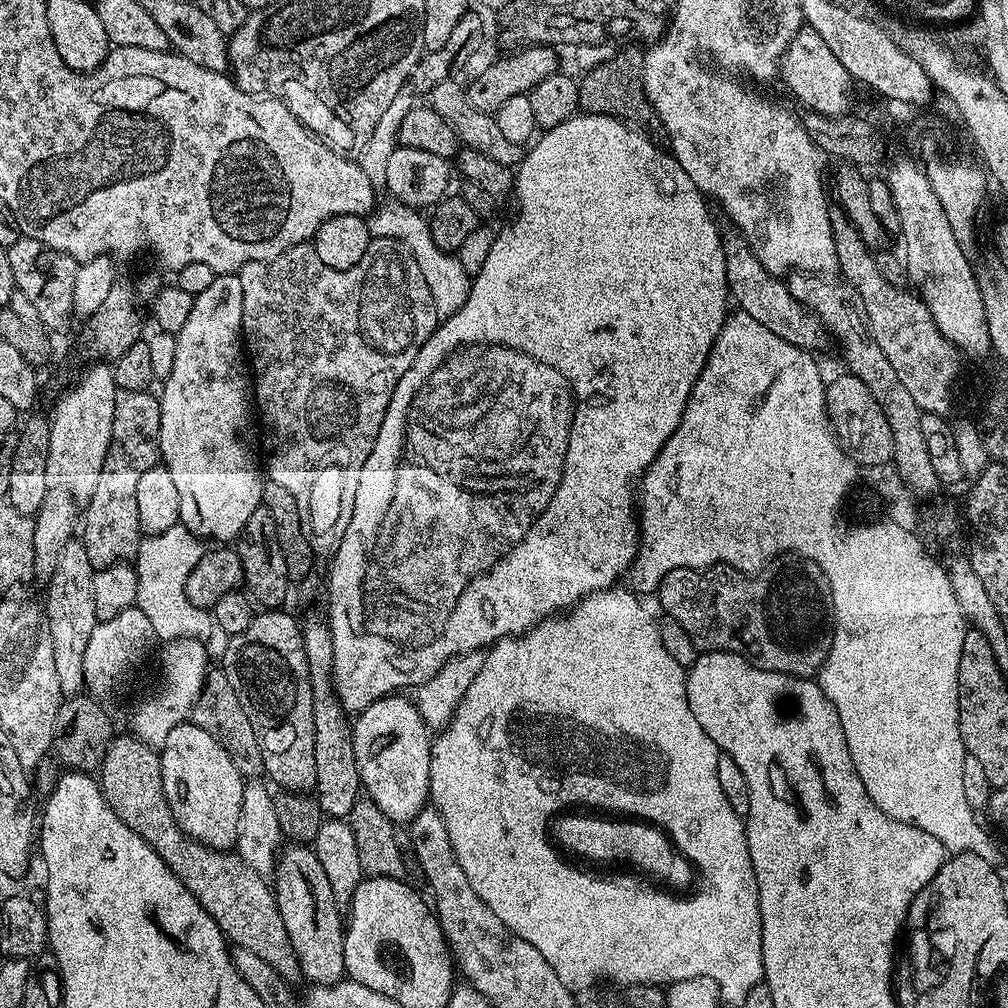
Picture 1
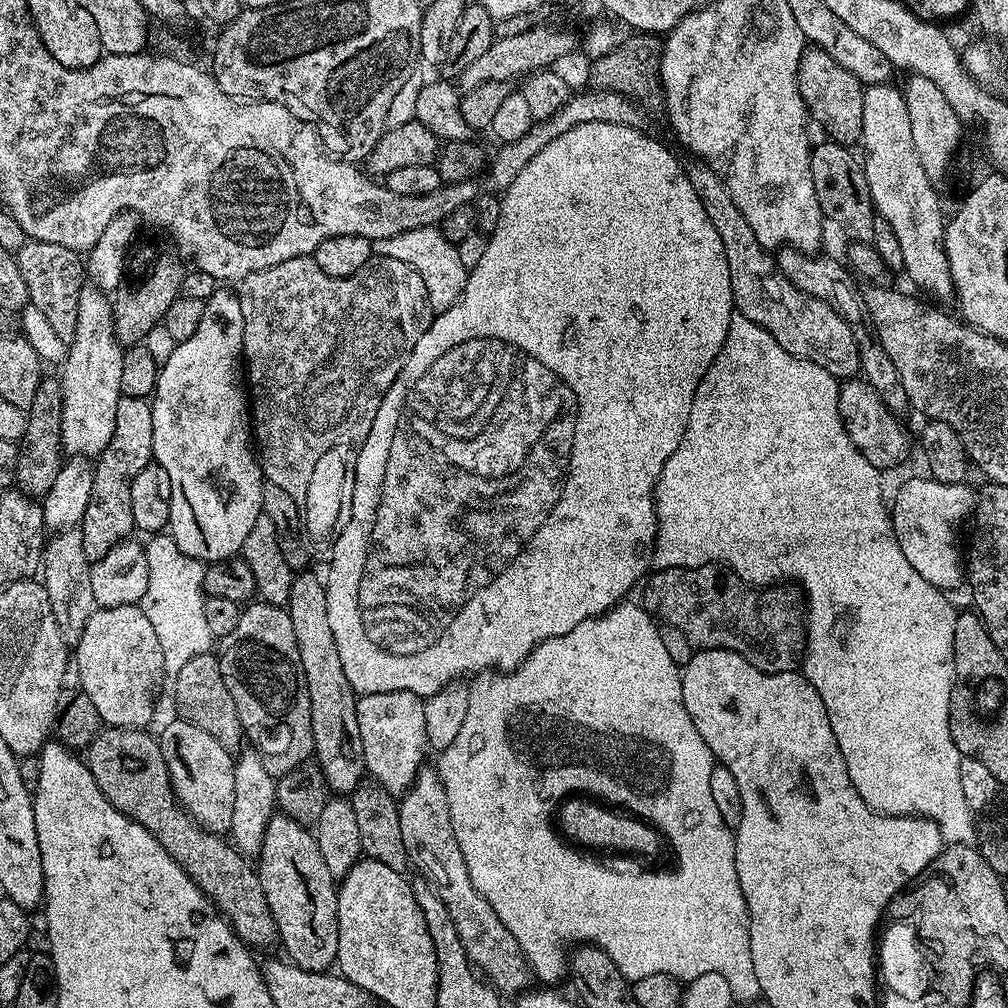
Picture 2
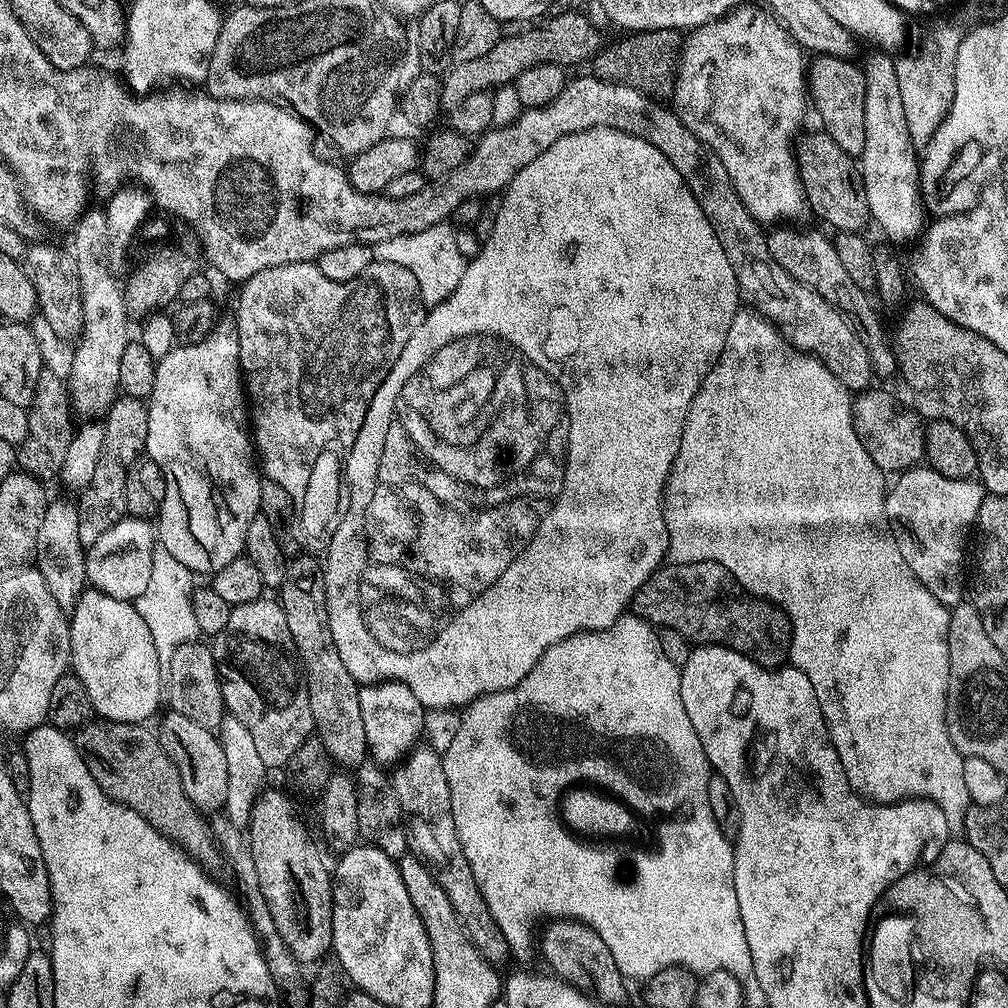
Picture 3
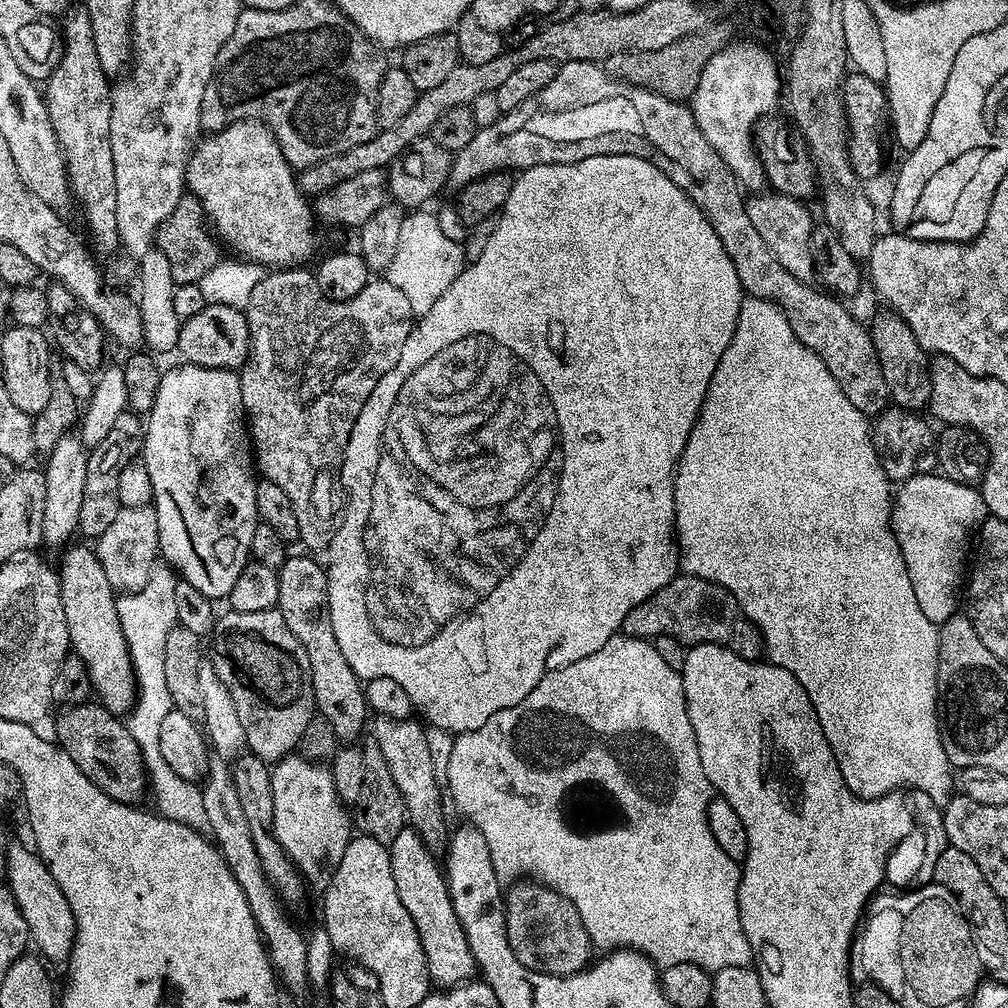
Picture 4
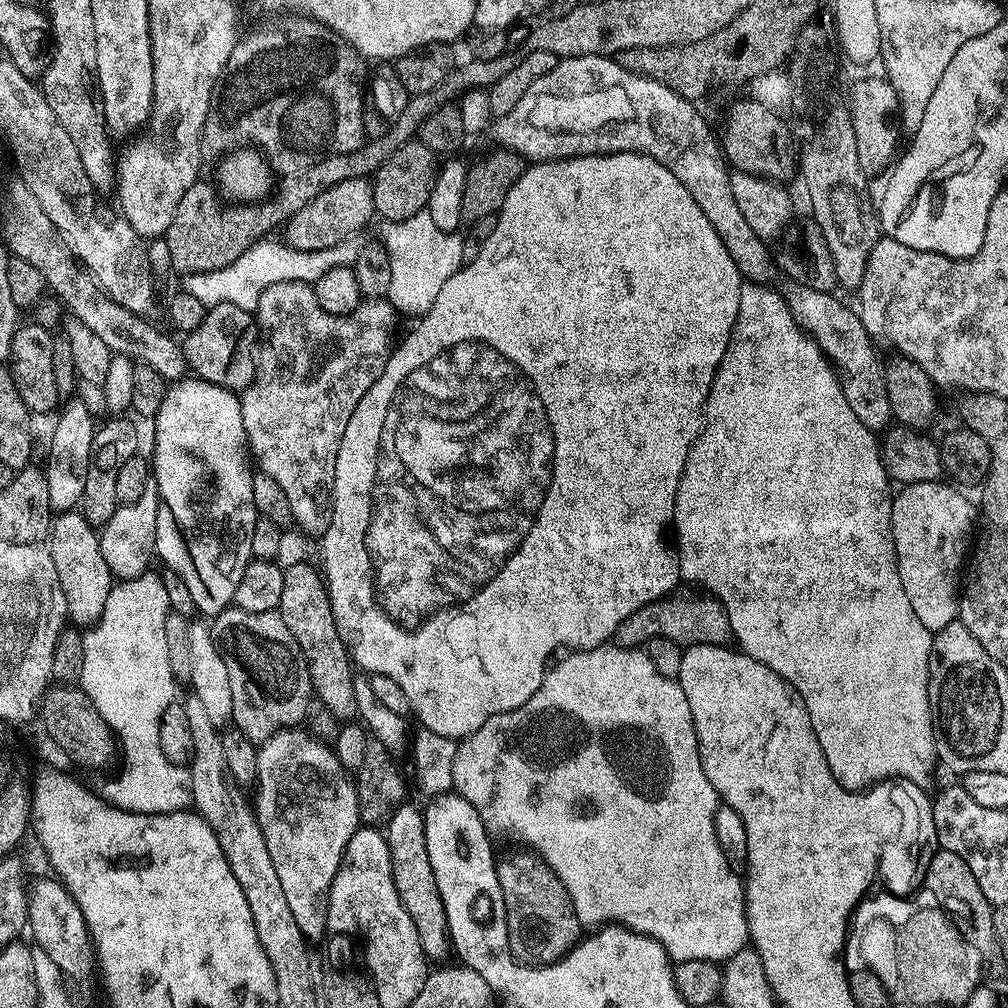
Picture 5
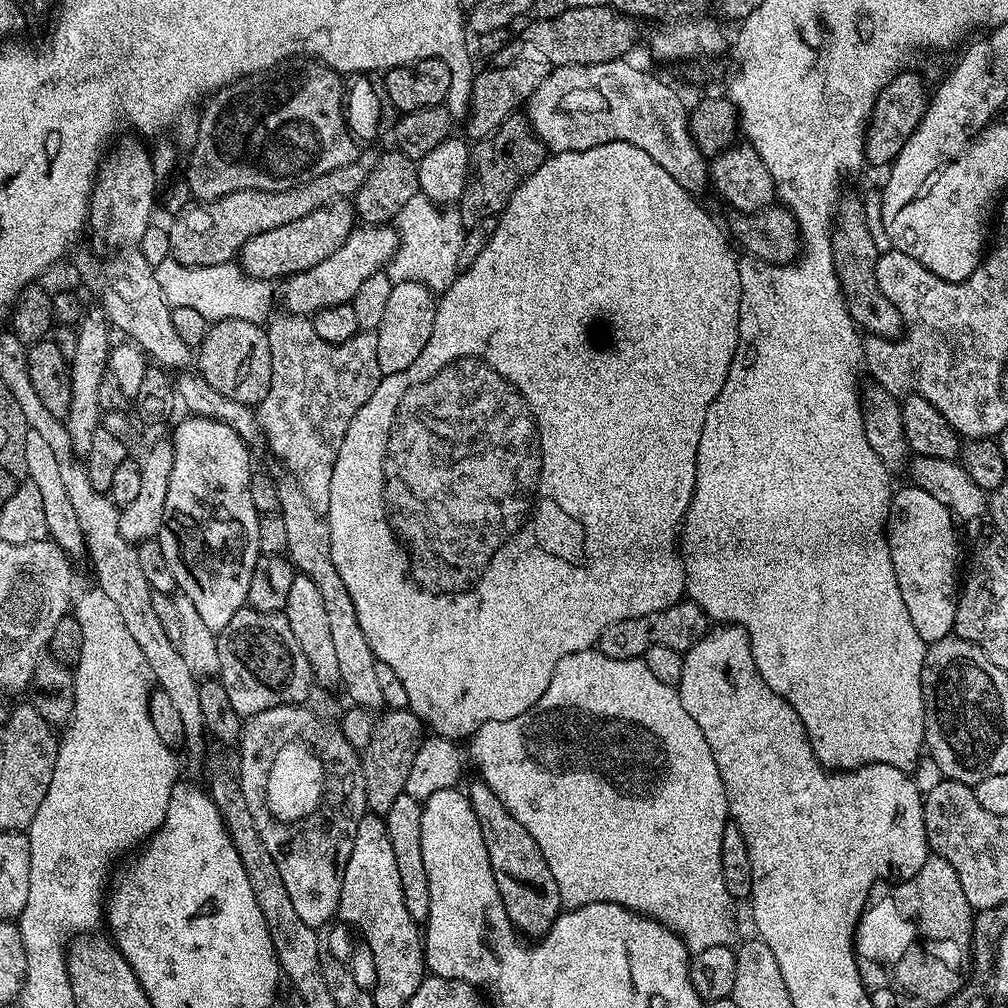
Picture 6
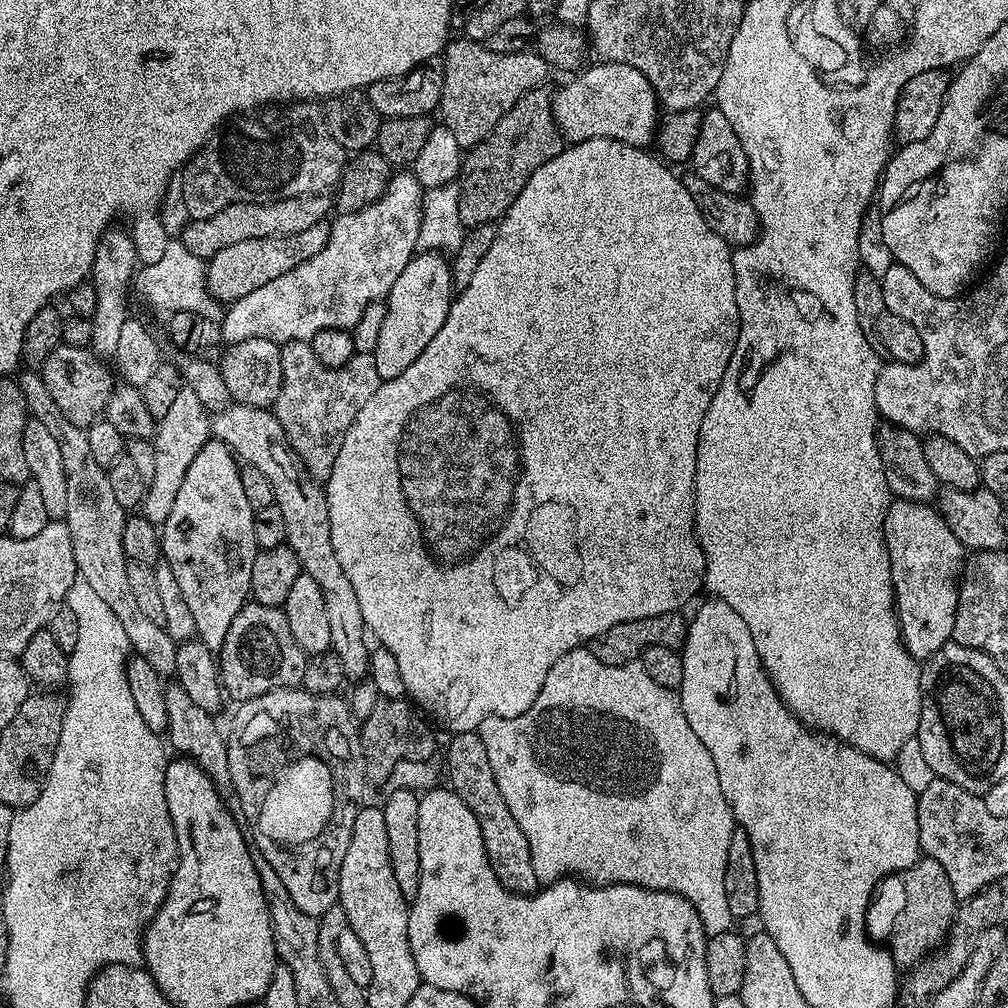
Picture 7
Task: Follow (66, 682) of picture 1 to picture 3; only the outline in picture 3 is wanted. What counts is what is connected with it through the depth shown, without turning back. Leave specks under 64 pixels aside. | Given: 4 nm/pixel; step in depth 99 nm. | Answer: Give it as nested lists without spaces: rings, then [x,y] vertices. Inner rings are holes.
[[[49,499],[46,515],[42,517],[42,526],[38,530],[38,542],[34,557],[36,571],[42,574],[42,578],[46,578],[46,586],[49,587],[50,594],[54,594],[54,600],[58,602],[58,606],[65,610],[74,608],[88,584],[86,562],[84,561],[86,549],[82,546],[82,542],[78,542],[76,505],[75,499]]]

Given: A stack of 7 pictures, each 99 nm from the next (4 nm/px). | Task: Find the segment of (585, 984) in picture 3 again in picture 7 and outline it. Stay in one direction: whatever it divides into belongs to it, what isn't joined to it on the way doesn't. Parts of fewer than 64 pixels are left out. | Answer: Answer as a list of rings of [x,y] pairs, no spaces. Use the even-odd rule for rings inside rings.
[[[457,732],[451,737],[448,753],[444,756],[446,768],[446,784],[462,802],[466,802],[470,814],[478,822],[478,830],[482,830],[482,838],[486,846],[486,858],[498,878],[498,882],[507,892],[531,894],[541,887],[541,880],[536,876],[534,862],[530,854],[530,842],[526,842],[526,834],[522,834],[522,826],[514,822],[514,814],[510,814],[510,806],[506,806],[506,798],[502,798],[502,790],[498,790],[498,781],[494,779],[494,770],[490,766],[490,758],[486,755],[486,745],[480,735],[473,732]]]

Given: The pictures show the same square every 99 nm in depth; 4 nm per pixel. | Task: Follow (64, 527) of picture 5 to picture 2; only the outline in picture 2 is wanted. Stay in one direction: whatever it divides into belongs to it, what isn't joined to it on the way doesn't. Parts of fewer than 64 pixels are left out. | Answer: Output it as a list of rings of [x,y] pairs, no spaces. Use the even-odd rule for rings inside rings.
[[[139,605],[95,609],[74,646],[74,670],[78,672],[79,687],[94,703],[105,725],[139,729],[148,726],[166,673],[158,634]]]

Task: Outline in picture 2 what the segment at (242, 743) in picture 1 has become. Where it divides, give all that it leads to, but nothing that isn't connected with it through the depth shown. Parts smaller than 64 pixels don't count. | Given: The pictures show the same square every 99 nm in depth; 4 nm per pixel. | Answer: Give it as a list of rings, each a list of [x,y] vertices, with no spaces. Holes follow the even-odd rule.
[[[212,652],[198,654],[190,658],[190,662],[176,669],[174,679],[176,679],[176,708],[180,711],[177,712],[179,719],[189,720],[194,726],[206,730],[206,734],[217,736],[225,748],[239,749],[245,739],[244,728],[240,724],[234,698],[230,698],[230,690],[226,690],[219,659]]]

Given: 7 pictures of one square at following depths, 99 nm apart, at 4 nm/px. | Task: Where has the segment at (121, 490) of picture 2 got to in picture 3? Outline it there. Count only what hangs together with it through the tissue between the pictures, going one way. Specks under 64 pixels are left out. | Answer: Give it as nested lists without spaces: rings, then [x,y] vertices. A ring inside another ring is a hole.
[[[117,395],[109,406],[106,419],[105,441],[102,442],[102,452],[99,455],[98,466],[91,476],[90,482],[83,485],[81,496],[78,496],[78,542],[87,550],[110,530],[118,521],[125,519],[126,506],[126,474],[130,474],[130,466],[135,460],[141,459],[146,449],[146,434],[148,433],[147,403],[133,396]]]

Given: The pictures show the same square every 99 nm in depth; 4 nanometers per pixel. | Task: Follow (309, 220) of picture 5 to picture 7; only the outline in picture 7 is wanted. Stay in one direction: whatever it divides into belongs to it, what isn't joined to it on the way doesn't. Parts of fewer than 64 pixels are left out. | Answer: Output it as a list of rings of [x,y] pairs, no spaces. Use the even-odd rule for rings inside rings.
[[[321,222],[310,226],[310,230],[302,230],[302,234],[246,238],[242,242],[234,242],[234,246],[226,246],[226,250],[218,250],[218,254],[214,254],[206,264],[208,293],[221,302],[246,298],[246,294],[258,290],[258,286],[266,286],[266,282],[282,278],[282,274],[302,266],[302,262],[310,262],[310,258],[314,258],[314,254],[326,246],[328,230],[329,225]]]

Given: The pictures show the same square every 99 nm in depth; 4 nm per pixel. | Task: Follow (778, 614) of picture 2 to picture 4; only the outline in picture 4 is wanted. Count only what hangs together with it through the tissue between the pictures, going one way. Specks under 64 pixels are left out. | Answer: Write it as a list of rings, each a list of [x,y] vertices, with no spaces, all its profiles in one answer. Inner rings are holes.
[[[677,574],[662,590],[650,594],[646,602],[638,602],[624,619],[623,635],[652,640],[669,636],[685,646],[693,644],[721,644],[747,660],[760,660],[762,641],[755,624],[746,618],[731,592],[721,584],[697,576]]]

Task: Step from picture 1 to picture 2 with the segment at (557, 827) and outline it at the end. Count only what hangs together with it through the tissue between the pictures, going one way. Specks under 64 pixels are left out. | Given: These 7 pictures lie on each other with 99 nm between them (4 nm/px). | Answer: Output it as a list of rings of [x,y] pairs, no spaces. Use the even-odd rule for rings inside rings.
[[[592,798],[565,799],[558,809],[558,828],[563,835],[565,832],[569,836],[567,839],[573,845],[605,848],[608,852],[629,852],[632,856],[652,856],[662,845],[660,833],[651,824],[631,814],[621,814]]]

